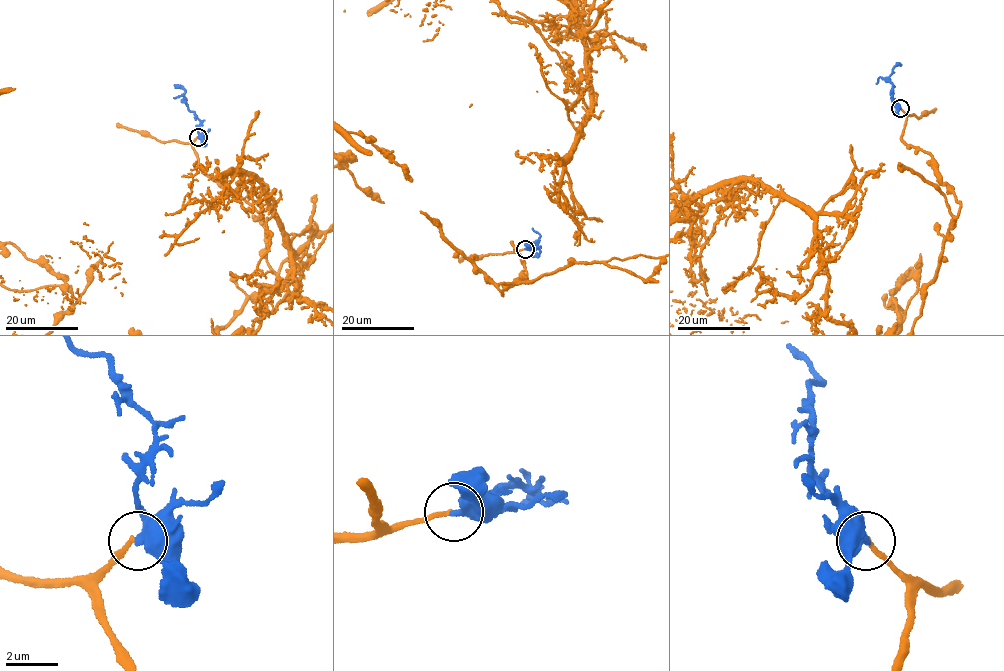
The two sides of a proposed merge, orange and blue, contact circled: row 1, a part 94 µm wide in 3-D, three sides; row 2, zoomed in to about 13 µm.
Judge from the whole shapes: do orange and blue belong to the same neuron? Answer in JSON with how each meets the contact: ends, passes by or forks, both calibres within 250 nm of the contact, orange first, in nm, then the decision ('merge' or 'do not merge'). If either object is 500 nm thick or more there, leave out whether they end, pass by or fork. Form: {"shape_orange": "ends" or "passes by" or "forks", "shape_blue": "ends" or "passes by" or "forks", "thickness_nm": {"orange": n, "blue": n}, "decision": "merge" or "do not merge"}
{"shape_orange": "ends", "shape_blue": "passes by", "thickness_nm": {"orange": 180, "blue": 400}, "decision": "do not merge"}

